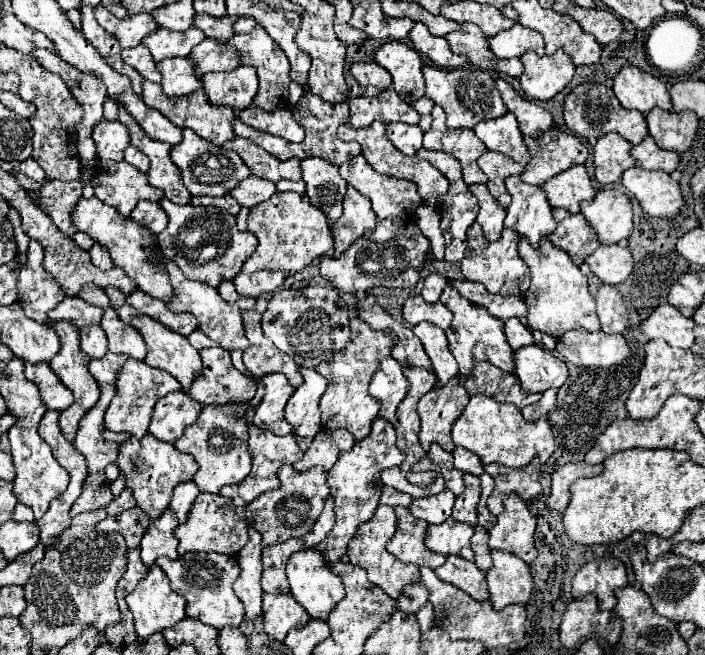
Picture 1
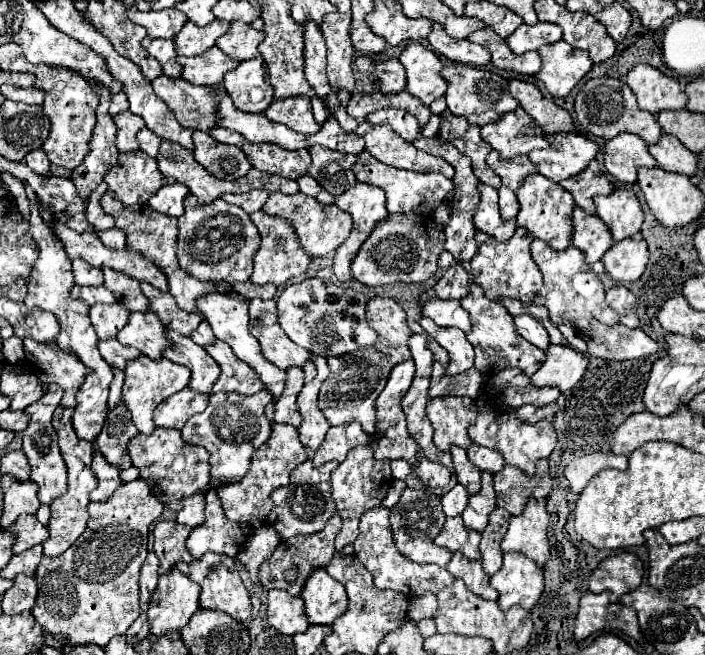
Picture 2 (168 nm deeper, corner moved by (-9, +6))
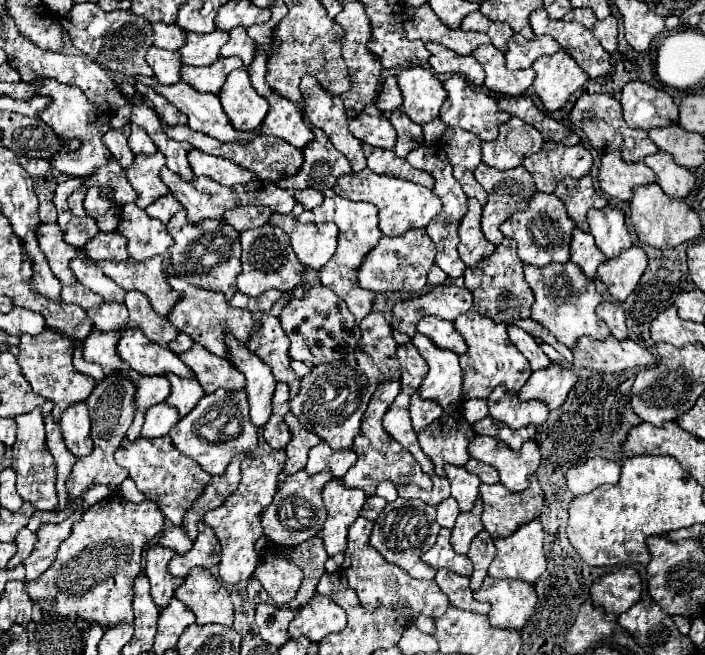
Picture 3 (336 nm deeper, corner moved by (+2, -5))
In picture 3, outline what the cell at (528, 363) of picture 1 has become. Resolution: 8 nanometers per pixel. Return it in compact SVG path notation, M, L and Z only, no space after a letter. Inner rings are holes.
M552 364L550 368L532 372L524 388L518 392L518 398L540 400L540 402L546 402L550 410L556 410L564 404L574 384L576 384L576 374L570 368Z

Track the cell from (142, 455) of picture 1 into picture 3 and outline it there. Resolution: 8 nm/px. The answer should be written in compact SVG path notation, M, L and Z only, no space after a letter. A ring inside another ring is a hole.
M160 436L160 438L152 438L152 440L136 438L132 442L128 438L124 438L120 448L116 450L114 458L122 468L126 468L130 472L130 478L136 482L136 488L148 500L156 502L158 508L162 510L162 514L174 526L182 524L184 514L192 508L194 500L200 496L200 492L212 478L212 476L208 476L206 470L200 468L200 464L196 464L192 458L178 452L178 448L174 448L174 444L172 444L170 436Z

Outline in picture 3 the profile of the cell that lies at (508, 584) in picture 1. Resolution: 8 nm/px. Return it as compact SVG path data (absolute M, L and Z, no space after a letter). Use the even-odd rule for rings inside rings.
M490 576L484 578L482 588L474 592L474 598L492 606L488 620L494 628L512 630L524 628L538 602L532 584L524 584L522 580L492 580Z

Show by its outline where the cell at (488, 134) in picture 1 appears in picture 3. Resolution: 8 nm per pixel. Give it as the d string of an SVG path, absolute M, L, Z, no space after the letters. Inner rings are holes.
M512 118L500 126L500 136L494 142L482 142L482 162L504 172L520 166L526 156L540 152L542 144L544 138L536 128Z

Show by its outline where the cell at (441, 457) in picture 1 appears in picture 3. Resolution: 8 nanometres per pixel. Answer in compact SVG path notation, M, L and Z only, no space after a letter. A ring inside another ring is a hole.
M446 464L444 470L452 484L452 496L458 502L460 510L470 512L474 508L476 500L480 498L480 484L482 484L480 478L470 474L466 468L452 466L452 464Z

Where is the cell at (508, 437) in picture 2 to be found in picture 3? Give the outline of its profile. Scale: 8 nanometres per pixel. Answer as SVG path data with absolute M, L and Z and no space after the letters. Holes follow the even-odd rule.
M476 436L470 444L470 456L494 466L500 472L500 482L512 492L522 492L530 484L530 476L540 466L540 450L528 440L518 452L504 448L498 440Z

